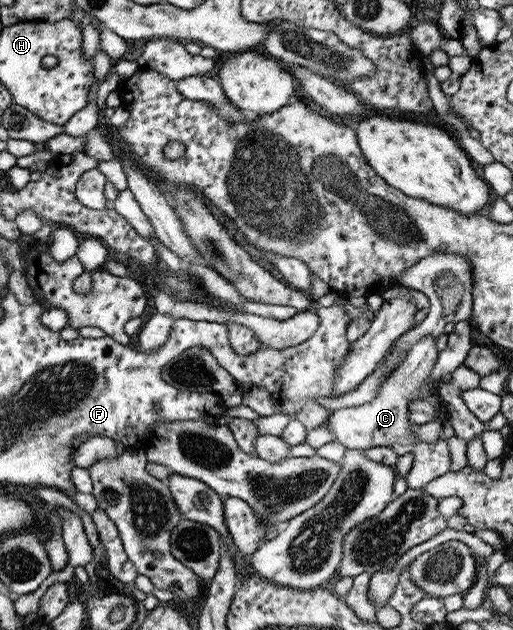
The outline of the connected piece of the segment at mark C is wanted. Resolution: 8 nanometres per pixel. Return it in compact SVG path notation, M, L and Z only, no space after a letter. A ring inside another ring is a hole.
M422 336L416 341L406 352L405 358L395 371L380 385L374 400L358 406L340 408L328 415L324 426L333 433L336 442L346 449L356 450L386 447L390 443L409 444L412 442L416 444L420 442L409 435L409 429L414 424L408 423L408 402L414 400L418 389L426 387L426 377L437 356L434 342L436 342L434 336Z

